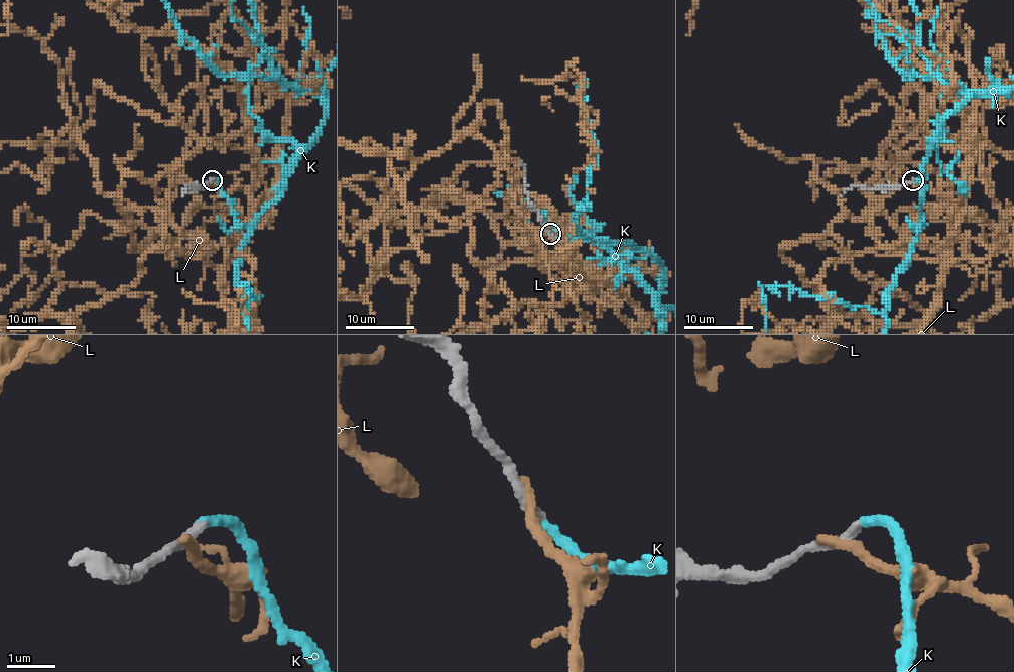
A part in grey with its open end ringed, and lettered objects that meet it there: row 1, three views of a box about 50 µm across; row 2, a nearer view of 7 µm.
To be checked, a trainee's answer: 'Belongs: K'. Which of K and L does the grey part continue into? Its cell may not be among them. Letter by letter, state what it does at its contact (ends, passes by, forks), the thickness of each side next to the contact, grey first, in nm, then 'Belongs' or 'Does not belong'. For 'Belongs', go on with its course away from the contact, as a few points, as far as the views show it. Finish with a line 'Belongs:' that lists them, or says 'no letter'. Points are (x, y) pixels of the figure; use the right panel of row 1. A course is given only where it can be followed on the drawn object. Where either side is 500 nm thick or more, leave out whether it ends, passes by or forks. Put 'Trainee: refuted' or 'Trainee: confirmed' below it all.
K: It ends there. Thickness 180 nm (grey) against 200 nm. Belongs
L: It ends there. Thickness 220 nm (grey) against 240 nm. Does not belong
Belongs: K
Trainee: confirmed

